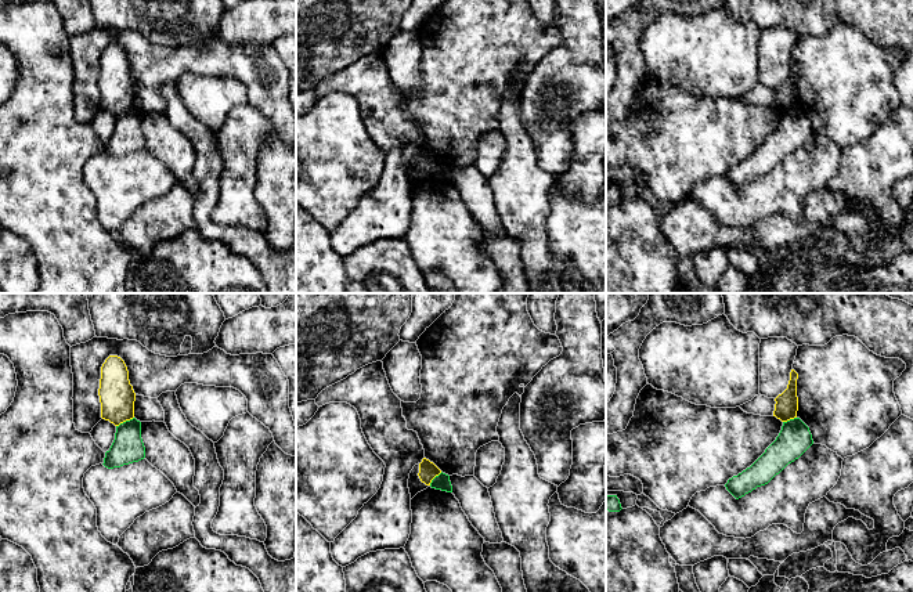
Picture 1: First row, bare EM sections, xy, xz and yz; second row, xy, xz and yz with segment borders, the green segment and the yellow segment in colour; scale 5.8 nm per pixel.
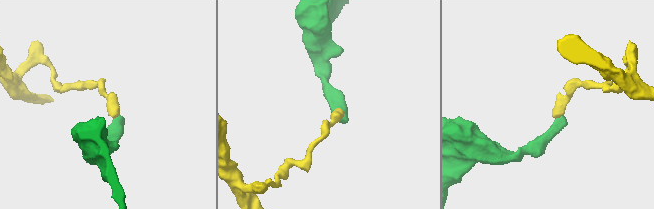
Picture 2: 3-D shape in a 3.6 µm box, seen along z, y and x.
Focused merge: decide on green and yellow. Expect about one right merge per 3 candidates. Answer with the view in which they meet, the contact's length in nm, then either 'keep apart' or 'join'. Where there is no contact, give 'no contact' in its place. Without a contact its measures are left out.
contact in xy; length 120 nm; keep apart

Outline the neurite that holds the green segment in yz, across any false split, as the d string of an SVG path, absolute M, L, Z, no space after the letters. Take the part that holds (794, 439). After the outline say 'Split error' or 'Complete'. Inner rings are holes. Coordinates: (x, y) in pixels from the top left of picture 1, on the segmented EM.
M800 418L783 422L776 440L750 468L729 479L725 484L726 490L739 499L757 487L768 484L812 444L809 427Z. Complete

